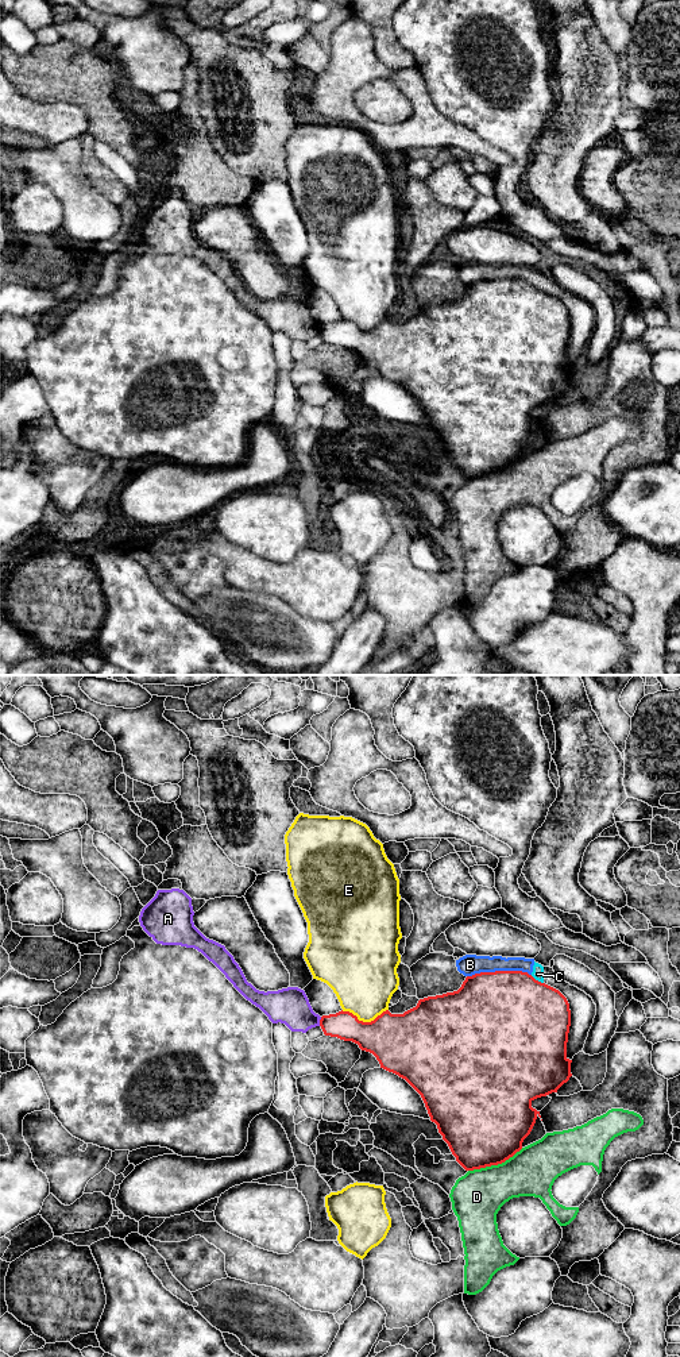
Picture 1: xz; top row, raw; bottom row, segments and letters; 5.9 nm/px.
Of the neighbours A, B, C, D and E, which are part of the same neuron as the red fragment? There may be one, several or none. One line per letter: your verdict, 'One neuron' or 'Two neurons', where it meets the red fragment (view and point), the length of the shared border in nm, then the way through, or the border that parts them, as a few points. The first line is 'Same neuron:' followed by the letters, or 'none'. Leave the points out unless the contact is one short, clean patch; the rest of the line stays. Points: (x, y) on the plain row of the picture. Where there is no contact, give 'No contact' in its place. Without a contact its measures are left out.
Same neuron: none
A: Two neurons. Touches red at xz (320, 330). Shared border 60 nm. Boundary: xz (321, 326), (319, 334)
B: Two neurons. Touches red at xz (498, 280). Shared border 380 nm
C: Two neurons. Touches red at xz (537, 289). Shared border 90 nm
D: Two neurons. Touches red at xz (495, 473). Shared border 360 nm
E: Two neurons. Touches red at xz (364, 331). Shared border 280 nm

